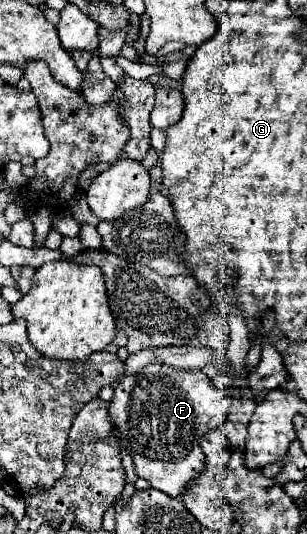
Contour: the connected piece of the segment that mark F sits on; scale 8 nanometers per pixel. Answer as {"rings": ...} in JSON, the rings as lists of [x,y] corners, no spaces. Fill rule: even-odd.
{"rings":[[[153,362],[143,370],[121,378],[121,382],[115,386],[115,394],[109,404],[109,416],[119,428],[121,446],[131,454],[137,476],[149,480],[153,488],[169,496],[179,496],[183,494],[185,486],[205,468],[201,438],[207,430],[227,420],[231,402],[233,398],[227,392],[213,386],[213,382],[201,370],[177,370],[173,366]]]}

